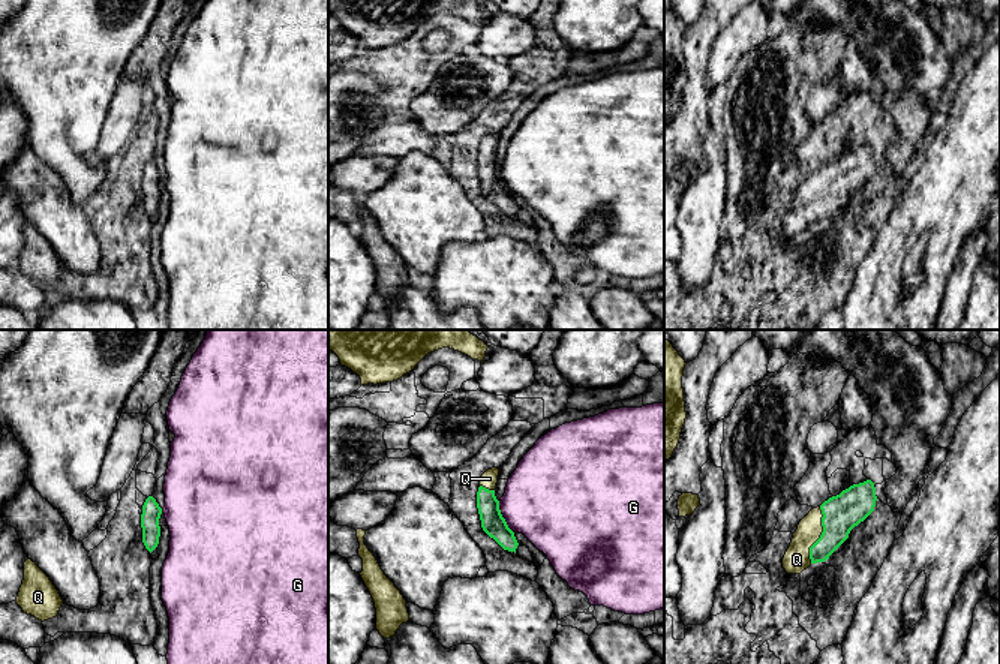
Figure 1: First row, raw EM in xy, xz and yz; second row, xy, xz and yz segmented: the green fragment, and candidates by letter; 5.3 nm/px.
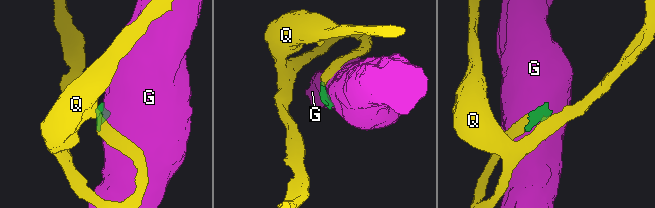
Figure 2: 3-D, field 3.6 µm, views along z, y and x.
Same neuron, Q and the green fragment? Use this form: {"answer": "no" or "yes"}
{"answer": "yes"}

